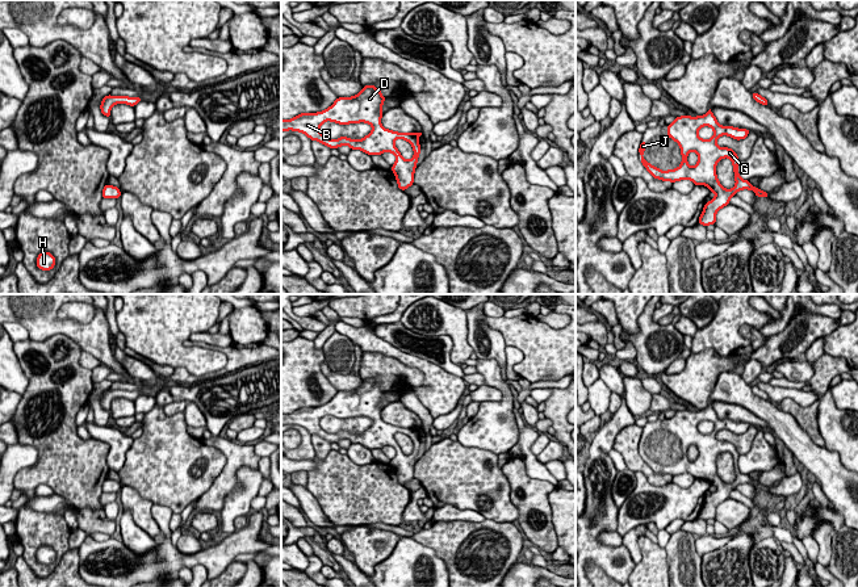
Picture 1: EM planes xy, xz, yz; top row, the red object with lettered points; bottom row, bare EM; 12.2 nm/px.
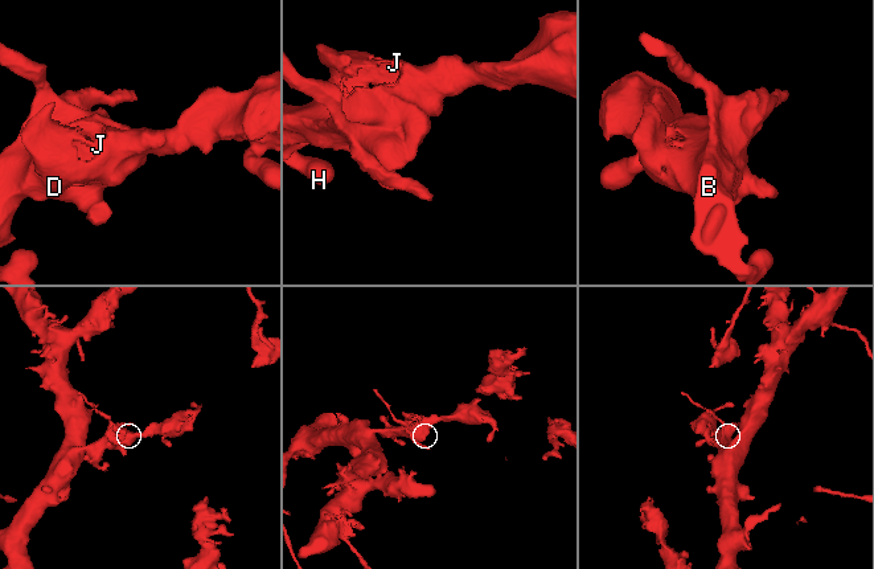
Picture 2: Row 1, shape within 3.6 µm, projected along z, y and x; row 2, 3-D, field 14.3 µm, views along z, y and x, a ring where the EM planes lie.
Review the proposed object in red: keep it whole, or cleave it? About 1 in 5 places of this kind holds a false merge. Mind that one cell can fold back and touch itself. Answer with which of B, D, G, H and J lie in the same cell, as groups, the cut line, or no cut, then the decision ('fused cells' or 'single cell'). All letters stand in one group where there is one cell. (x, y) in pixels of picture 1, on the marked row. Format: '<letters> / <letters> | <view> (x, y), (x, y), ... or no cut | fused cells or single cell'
B D G H J | no cut | single cell

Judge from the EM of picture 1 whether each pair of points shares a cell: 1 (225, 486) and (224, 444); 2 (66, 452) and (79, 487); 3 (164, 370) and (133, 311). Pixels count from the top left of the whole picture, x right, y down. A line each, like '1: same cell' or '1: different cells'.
1: same cell
2: same cell
3: different cells

